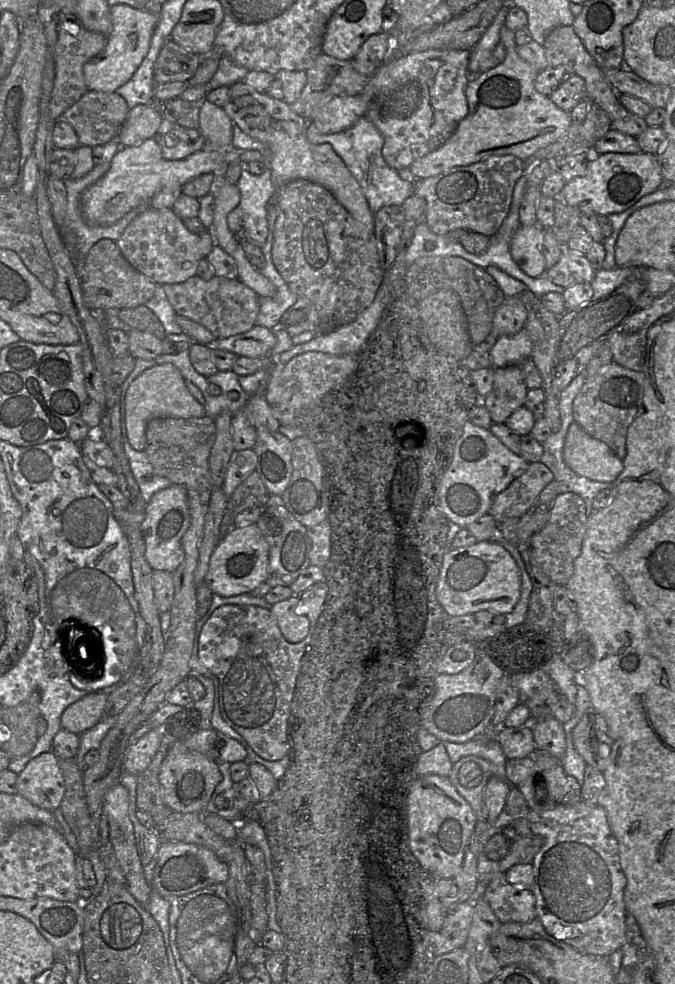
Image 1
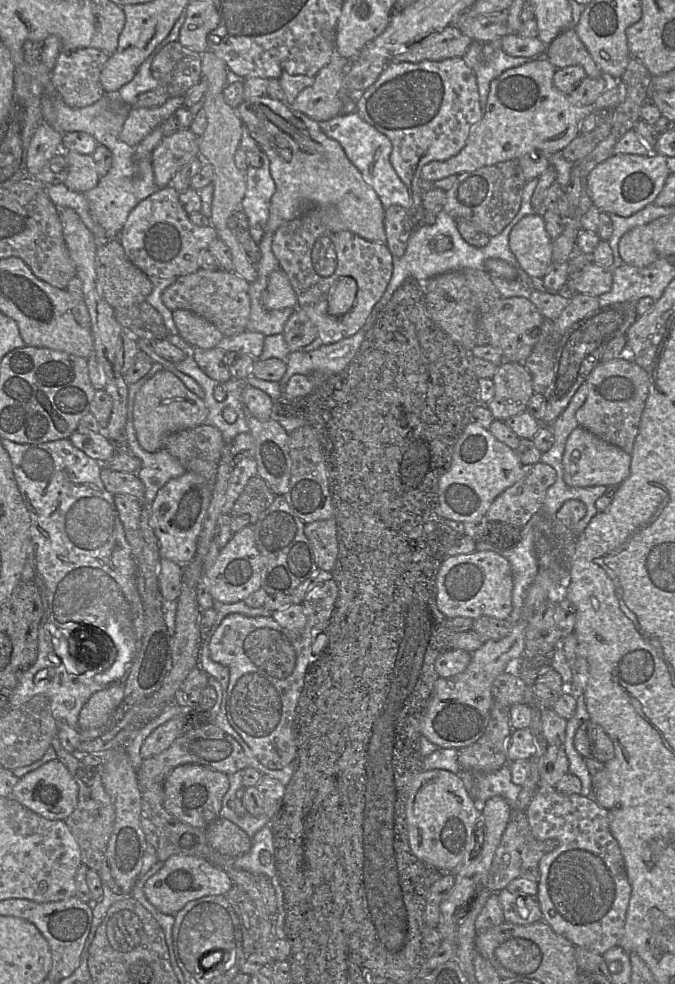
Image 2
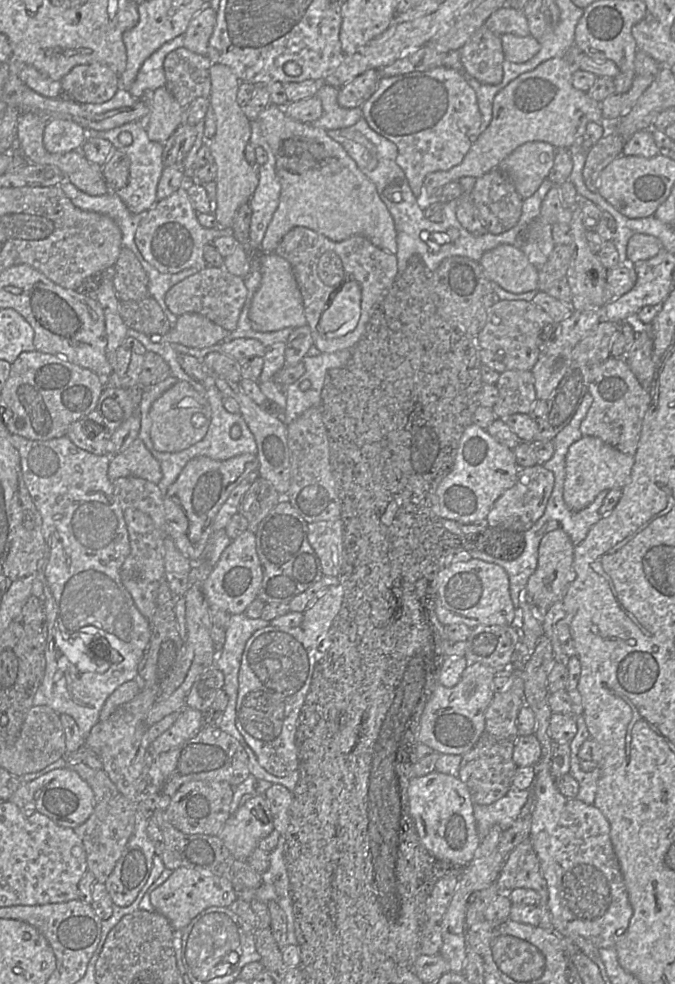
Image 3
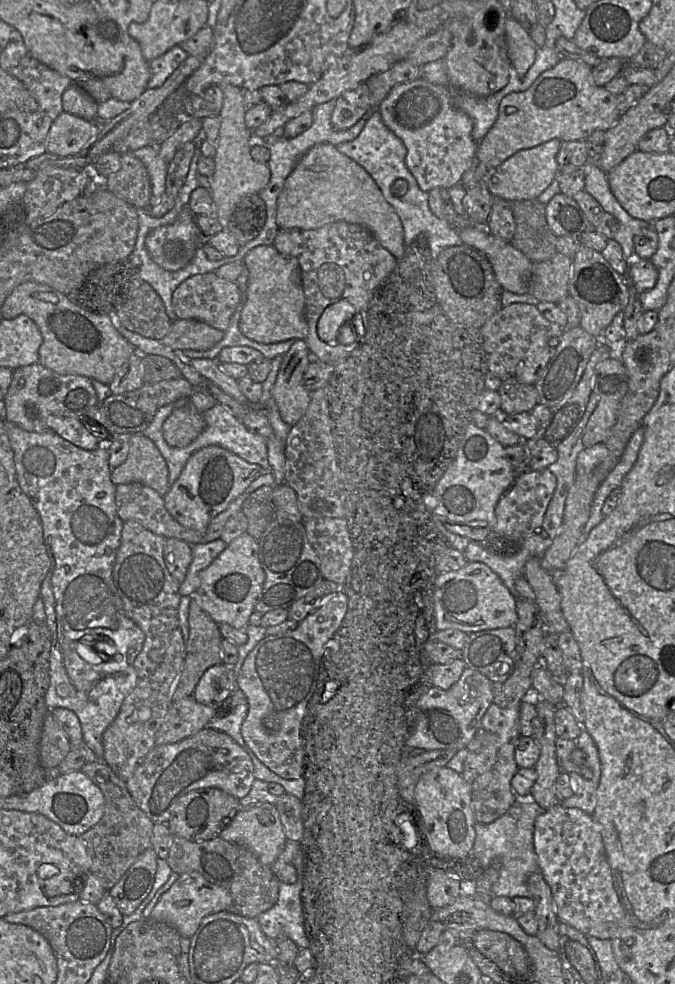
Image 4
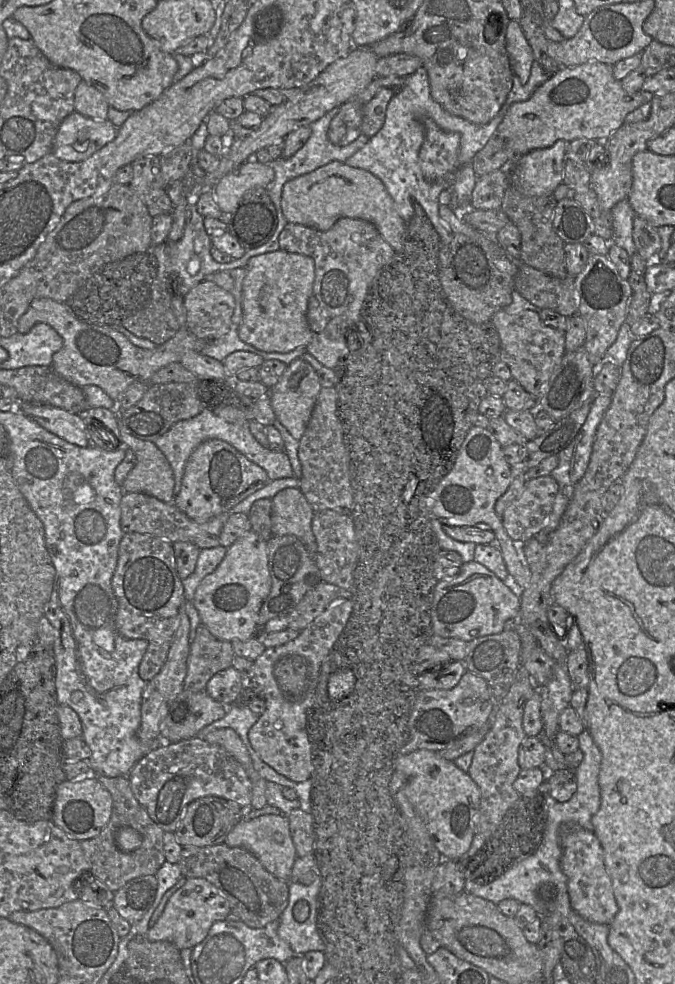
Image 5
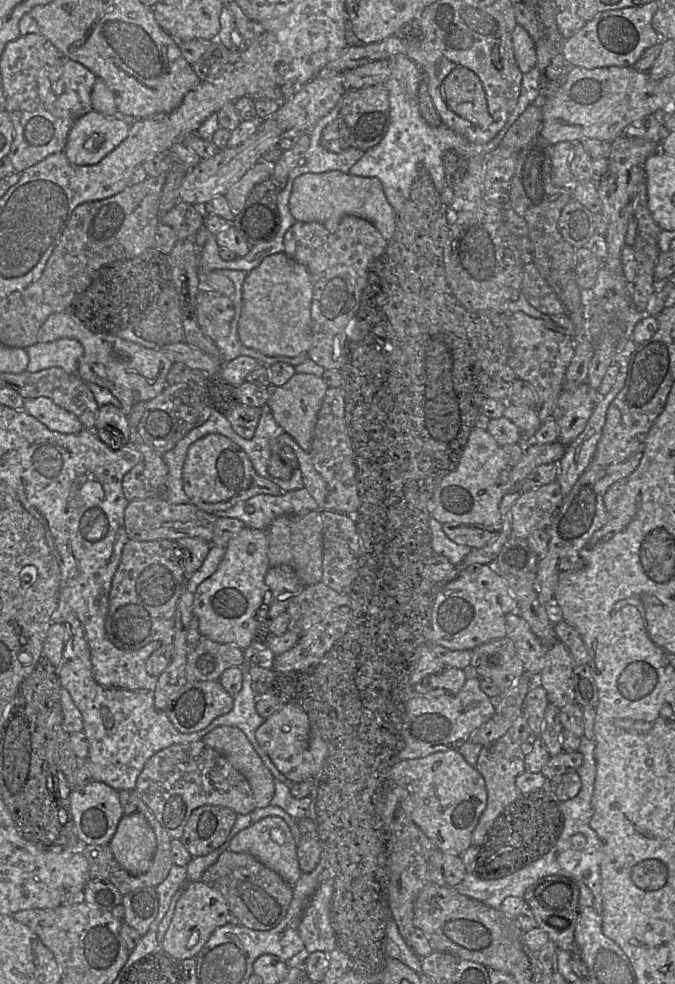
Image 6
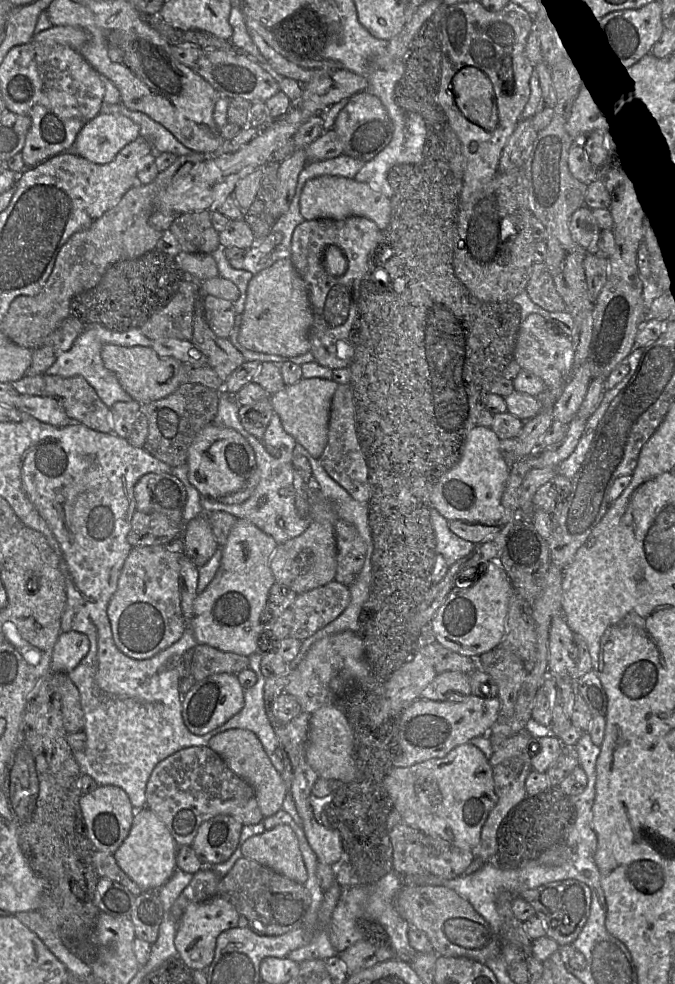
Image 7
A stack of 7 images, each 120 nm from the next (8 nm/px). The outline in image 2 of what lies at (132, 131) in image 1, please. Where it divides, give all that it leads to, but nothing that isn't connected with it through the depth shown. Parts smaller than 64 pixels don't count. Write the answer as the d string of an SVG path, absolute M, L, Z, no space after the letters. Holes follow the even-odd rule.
M169 97L157 107L130 107L124 123L121 139L130 146L137 146L156 127L163 124L171 115L184 105L185 97Z

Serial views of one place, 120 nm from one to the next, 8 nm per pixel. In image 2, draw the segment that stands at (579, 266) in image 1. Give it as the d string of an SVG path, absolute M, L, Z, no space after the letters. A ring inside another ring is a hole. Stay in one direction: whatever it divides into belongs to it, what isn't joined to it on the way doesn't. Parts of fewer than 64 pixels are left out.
M592 260L587 263L577 277L569 280L571 293L582 293L599 297L611 290L614 268L604 268Z

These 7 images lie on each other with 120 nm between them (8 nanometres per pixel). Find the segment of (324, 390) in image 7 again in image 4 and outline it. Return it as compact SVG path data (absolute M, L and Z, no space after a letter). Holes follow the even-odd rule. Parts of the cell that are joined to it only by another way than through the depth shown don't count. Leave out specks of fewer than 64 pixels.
M298 339L283 357L272 397L283 421L294 426L306 413L311 393L303 381L304 373L311 363L310 350L304 339Z

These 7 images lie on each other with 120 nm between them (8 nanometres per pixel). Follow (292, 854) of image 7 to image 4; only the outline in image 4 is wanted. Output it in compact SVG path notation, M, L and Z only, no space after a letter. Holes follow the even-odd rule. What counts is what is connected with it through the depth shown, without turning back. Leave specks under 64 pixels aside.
M268 802L240 809L220 837L248 848L266 866L277 860L287 842L279 813L275 805Z

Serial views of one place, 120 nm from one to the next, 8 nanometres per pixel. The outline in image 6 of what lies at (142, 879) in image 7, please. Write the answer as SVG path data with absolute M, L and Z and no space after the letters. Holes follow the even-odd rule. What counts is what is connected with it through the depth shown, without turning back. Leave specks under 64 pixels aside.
M136 812L123 816L109 845L124 869L142 874L152 865L157 839L146 817Z

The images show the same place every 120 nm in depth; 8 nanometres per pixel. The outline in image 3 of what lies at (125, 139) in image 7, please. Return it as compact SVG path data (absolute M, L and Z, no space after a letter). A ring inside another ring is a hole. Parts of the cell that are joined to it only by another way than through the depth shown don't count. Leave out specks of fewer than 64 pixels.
M48 119L43 136L45 149L54 154L80 150L88 132L79 124L63 119Z

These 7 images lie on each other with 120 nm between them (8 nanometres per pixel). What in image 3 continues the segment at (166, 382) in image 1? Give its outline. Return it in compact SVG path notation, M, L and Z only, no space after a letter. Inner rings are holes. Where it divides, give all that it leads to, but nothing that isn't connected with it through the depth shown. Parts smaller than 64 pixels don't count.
M178 380L158 399L149 411L151 419L150 437L154 449L163 453L176 453L201 441L211 422L211 407L189 383Z

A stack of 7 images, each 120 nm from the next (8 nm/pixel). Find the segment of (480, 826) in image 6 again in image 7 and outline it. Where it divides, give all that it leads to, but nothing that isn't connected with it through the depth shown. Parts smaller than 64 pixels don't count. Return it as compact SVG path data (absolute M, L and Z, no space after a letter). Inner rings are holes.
M524 729L504 740L493 750L488 759L492 767L497 802L481 829L480 842L474 850L476 858L480 859L483 863L493 860L493 856L497 851L497 832L499 826L508 814L527 796L525 781L528 774L532 771L530 762L530 745L532 740L533 735L527 729Z

